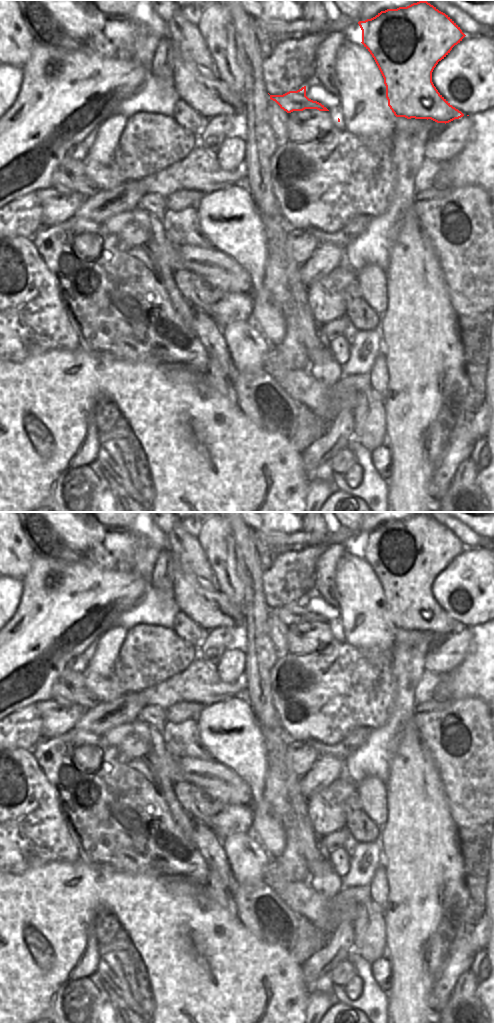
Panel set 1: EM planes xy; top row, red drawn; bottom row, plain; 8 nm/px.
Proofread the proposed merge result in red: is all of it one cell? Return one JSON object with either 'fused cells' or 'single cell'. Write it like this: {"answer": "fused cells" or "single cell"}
{"answer": "single cell"}

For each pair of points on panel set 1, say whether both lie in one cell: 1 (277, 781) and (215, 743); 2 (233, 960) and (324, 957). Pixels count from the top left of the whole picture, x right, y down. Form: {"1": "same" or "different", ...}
{"1": "different", "2": "different"}

